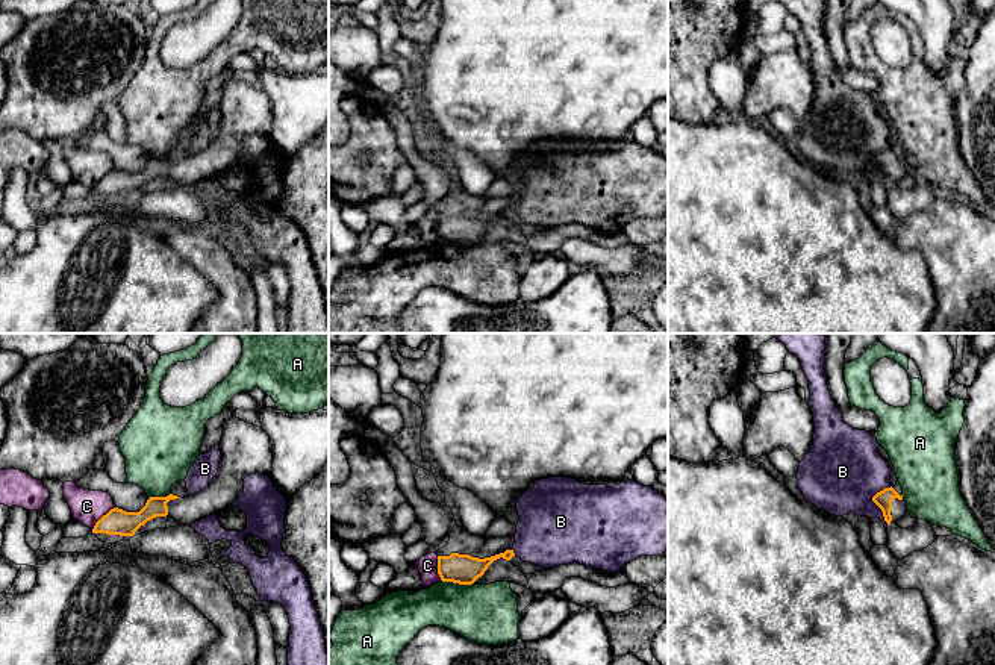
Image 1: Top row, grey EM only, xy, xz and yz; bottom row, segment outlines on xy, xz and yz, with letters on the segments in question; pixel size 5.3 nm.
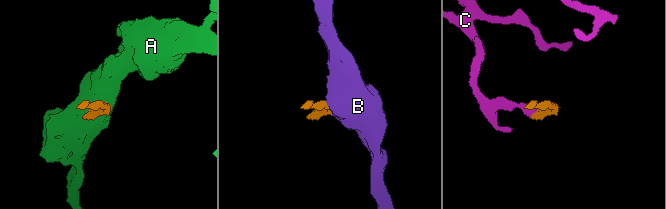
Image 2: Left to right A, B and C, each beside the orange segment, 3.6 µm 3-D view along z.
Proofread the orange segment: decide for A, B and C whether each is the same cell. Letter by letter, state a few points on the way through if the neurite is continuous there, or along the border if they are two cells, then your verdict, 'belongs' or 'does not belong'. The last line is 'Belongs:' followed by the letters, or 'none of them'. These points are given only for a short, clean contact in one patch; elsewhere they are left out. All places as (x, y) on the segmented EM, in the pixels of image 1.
A: border xz (441, 579), (471, 585); does not belong
B: border yz (891, 485), (873, 497), (885, 520); does not belong
C: border xy (114, 506), (93, 529); does not belong
Belongs: none of them

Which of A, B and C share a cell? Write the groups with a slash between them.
A / B / C

